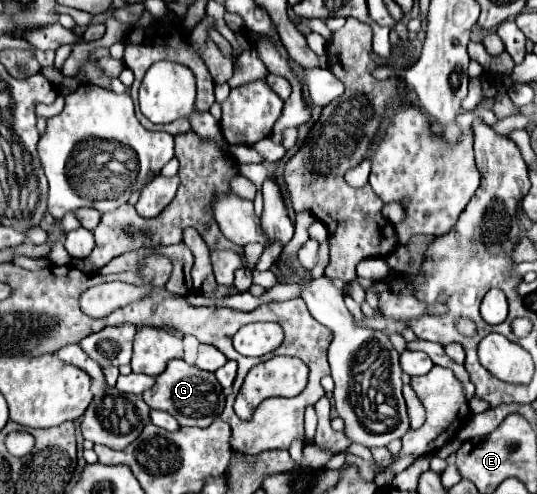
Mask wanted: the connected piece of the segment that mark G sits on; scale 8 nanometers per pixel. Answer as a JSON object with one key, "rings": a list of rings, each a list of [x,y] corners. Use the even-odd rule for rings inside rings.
{"rings":[[[182,359],[170,361],[166,371],[158,375],[156,385],[148,389],[142,397],[152,409],[160,409],[176,417],[180,425],[196,425],[196,427],[208,427],[222,413],[222,407],[224,407],[224,393],[214,373],[188,365]]]}

